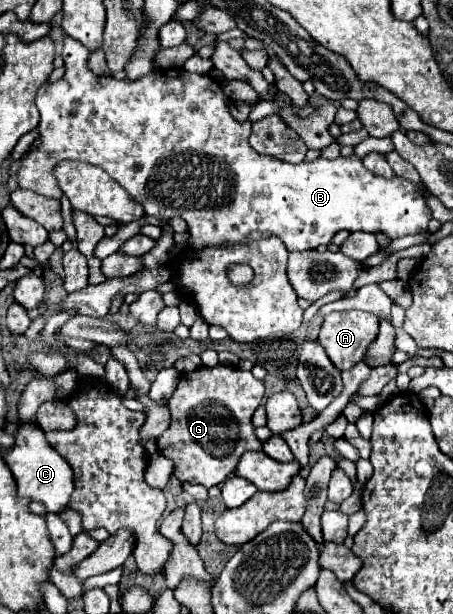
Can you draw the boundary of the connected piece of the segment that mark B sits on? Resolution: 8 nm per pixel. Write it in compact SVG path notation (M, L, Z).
M64 36L64 50L62 50L62 56L64 56L64 66L66 66L66 74L58 80L58 82L46 82L38 94L36 94L36 106L40 108L40 136L42 136L42 144L34 150L30 150L24 160L22 160L22 166L18 170L18 184L20 188L28 188L28 190L34 190L42 196L48 196L48 198L60 198L62 196L62 190L58 188L58 182L54 178L54 166L62 160L82 160L82 162L88 162L88 164L96 164L100 166L102 170L106 170L110 174L112 180L116 180L138 204L142 204L144 212L148 216L154 216L154 218L184 218L188 222L188 230L190 230L190 240L188 244L196 250L204 250L204 248L210 248L210 246L220 246L220 244L246 244L246 242L254 242L254 240L262 240L262 238L268 238L268 236L278 236L286 250L288 252L294 252L294 250L314 250L316 246L320 244L328 244L332 240L332 236L338 232L338 230L350 230L350 232L356 232L356 230L362 230L362 232L384 232L388 234L390 238L402 238L402 236L408 236L408 234L418 234L418 232L426 232L428 230L428 222L432 220L432 212L430 208L426 206L420 190L424 190L424 186L420 184L418 188L410 182L410 180L404 180L404 178L380 178L372 172L368 172L364 166L362 166L362 160L356 158L356 156L350 156L350 158L336 158L336 160L326 160L326 158L318 158L314 162L300 162L300 164L288 164L288 162L280 162L278 158L272 158L272 156L266 156L266 154L260 154L256 150L252 150L248 138L252 134L252 124L250 122L240 122L236 120L232 114L230 114L230 108L228 108L228 102L230 98L226 96L226 92L222 90L222 84L218 80L214 80L212 76L208 74L192 74L192 72L186 72L184 68L168 68L168 70L158 70L154 74L148 74L146 78L140 78L138 82L128 82L128 80L116 80L114 76L96 76L94 72L88 70L86 66L86 60L88 60L88 50L84 50L86 46L82 46L82 42L70 38L70 36Z

